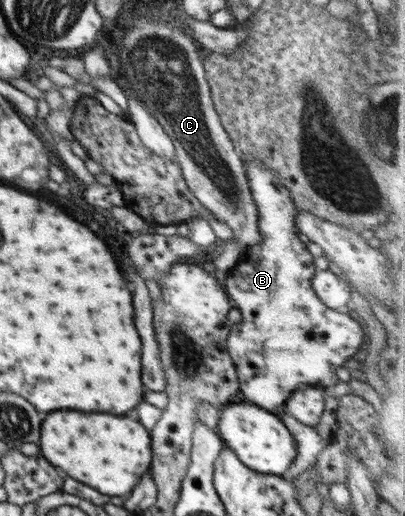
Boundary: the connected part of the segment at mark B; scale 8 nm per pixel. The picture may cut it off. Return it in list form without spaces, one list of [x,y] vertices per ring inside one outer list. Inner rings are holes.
[[[250,158],[246,170],[251,194],[256,202],[258,231],[261,235],[261,242],[252,247],[251,252],[246,252],[242,255],[240,266],[237,269],[230,270],[227,274],[221,275],[222,285],[231,301],[232,307],[238,309],[242,314],[242,322],[231,326],[231,332],[227,339],[227,350],[230,352],[232,363],[234,363],[234,369],[236,369],[240,387],[240,397],[247,403],[254,404],[265,411],[278,415],[277,413],[282,411],[282,407],[286,406],[286,401],[293,395],[296,389],[307,385],[316,385],[318,382],[321,382],[322,386],[327,389],[336,386],[339,381],[336,376],[336,369],[338,369],[338,367],[343,367],[346,361],[352,358],[352,355],[358,353],[358,349],[360,349],[362,343],[364,343],[365,333],[362,330],[361,321],[356,319],[354,315],[348,313],[347,310],[339,311],[330,309],[320,301],[320,298],[313,290],[311,279],[317,272],[315,268],[315,259],[308,251],[307,245],[298,238],[300,231],[295,224],[295,217],[299,212],[297,208],[300,204],[295,201],[294,195],[292,195],[289,189],[279,180],[277,171],[270,169],[270,167],[266,167],[266,164],[262,163],[258,158]]]

